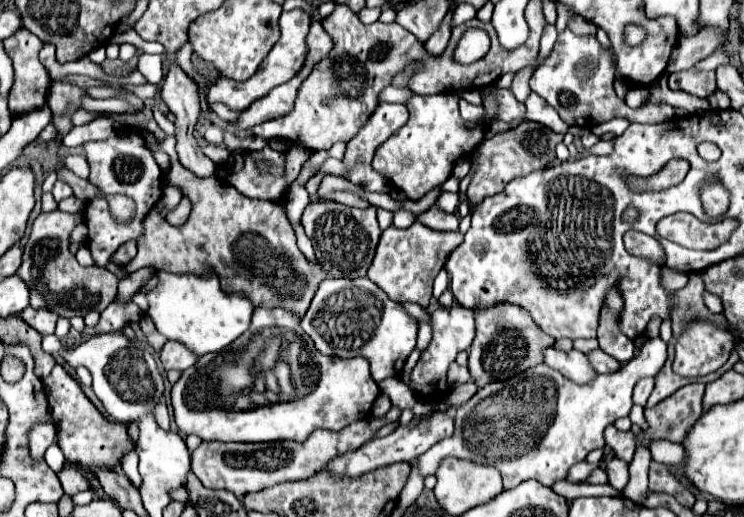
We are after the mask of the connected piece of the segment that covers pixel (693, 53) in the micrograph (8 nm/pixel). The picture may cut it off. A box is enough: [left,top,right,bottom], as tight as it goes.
[666,28,724,74]

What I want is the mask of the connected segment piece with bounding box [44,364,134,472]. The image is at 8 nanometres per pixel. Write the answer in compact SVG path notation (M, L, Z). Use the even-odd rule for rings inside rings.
M56 364L52 374L44 378L44 386L48 392L52 416L58 426L56 440L66 460L72 464L82 464L82 468L90 472L94 472L96 468L118 468L124 452L130 452L134 448L134 440L128 436L128 426L104 418L86 398L80 384L60 364Z

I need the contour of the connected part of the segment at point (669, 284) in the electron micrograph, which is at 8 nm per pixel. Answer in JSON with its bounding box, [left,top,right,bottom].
[660,266,688,292]

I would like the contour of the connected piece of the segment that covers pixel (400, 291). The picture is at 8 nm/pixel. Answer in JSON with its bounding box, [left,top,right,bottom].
[368,222,464,308]

